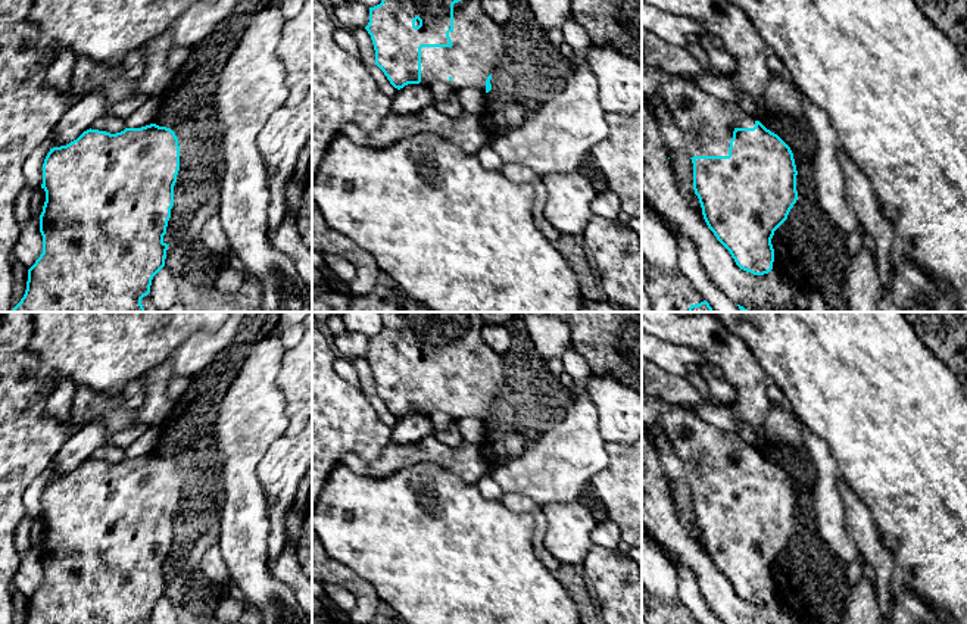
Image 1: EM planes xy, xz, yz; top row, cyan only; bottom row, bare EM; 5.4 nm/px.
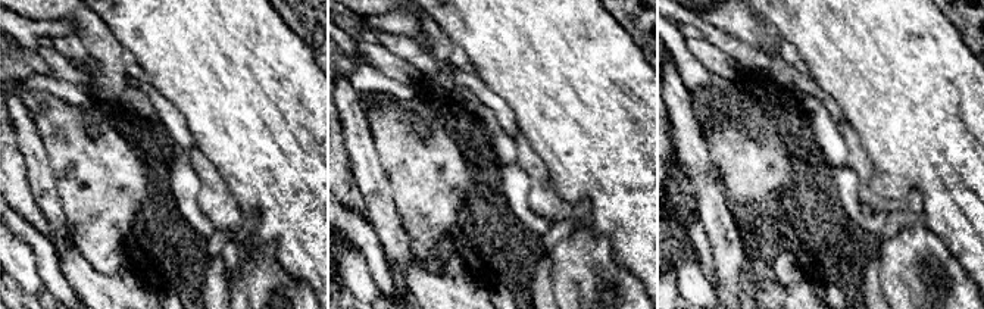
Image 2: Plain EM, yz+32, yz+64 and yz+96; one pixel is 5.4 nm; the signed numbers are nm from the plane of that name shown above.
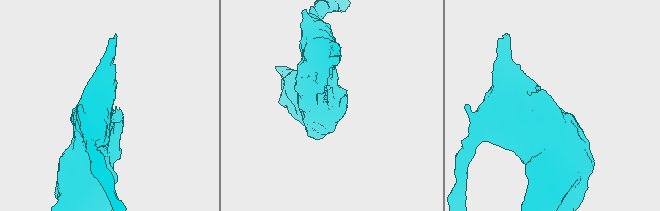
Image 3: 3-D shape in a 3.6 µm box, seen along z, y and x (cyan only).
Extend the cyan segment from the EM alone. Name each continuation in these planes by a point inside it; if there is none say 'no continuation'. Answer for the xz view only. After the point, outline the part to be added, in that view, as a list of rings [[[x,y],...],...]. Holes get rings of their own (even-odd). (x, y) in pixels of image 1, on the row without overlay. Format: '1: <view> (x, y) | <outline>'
1: xz (479, 373) | [[[468,312],[468,328],[453,334],[452,377],[421,378],[421,412],[446,412],[450,419],[486,419],[486,409],[505,386],[508,358],[496,353],[481,337],[484,322],[481,312]]]

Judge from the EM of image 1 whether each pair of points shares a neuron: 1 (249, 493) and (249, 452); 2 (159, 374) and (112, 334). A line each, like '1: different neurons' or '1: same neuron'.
1: same neuron
2: different neurons

